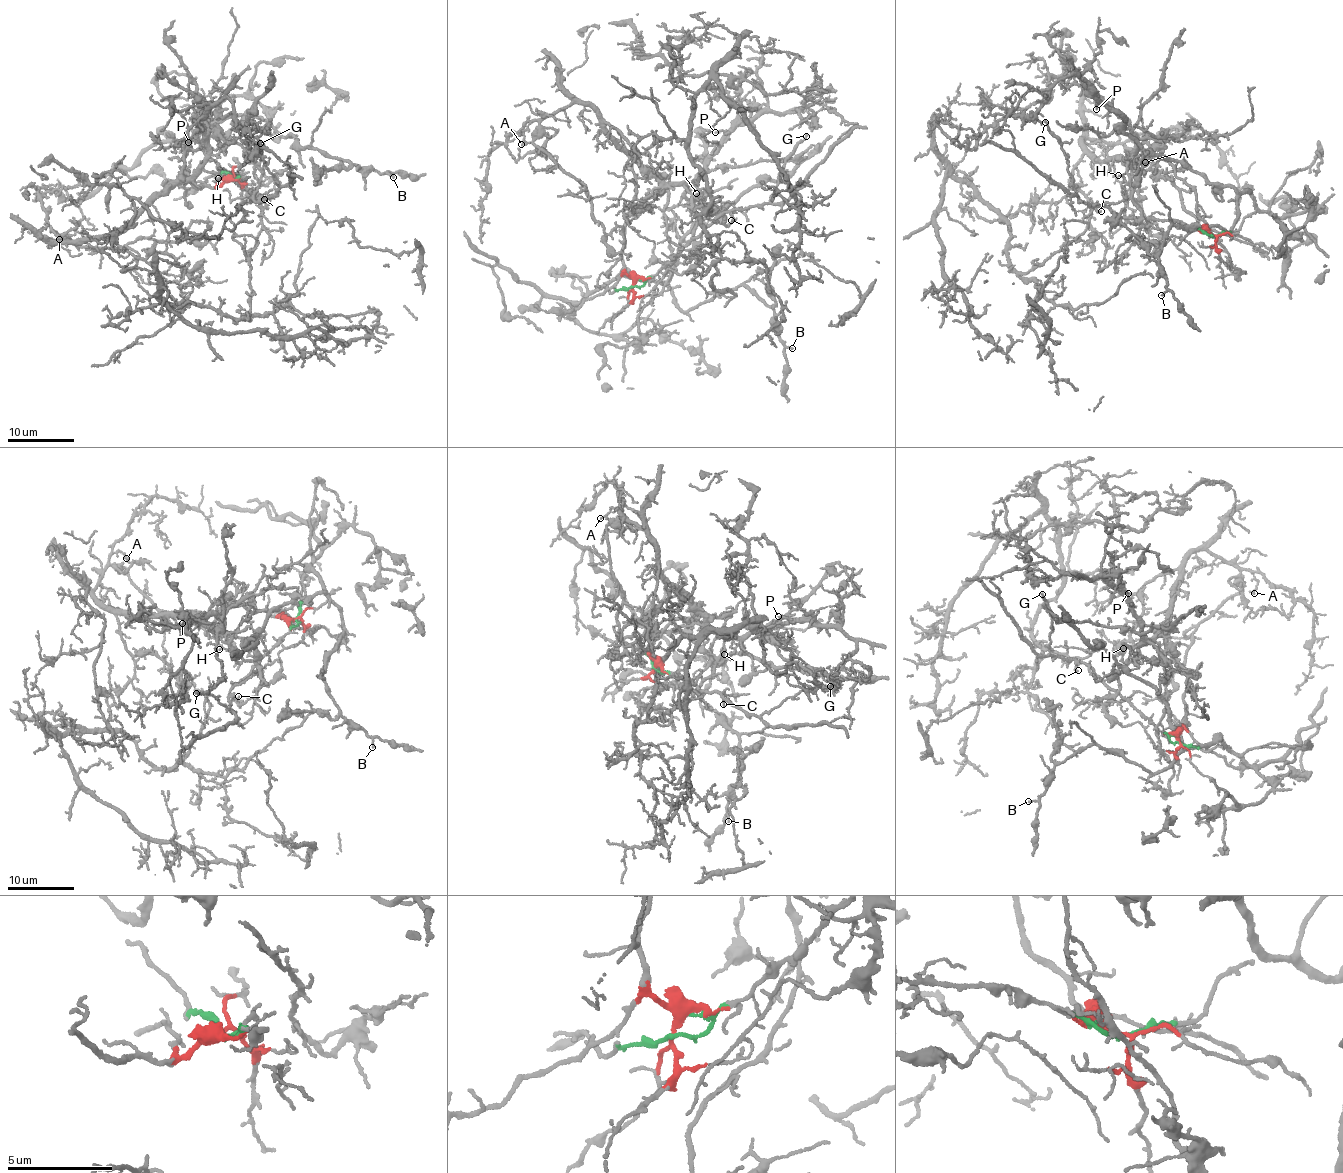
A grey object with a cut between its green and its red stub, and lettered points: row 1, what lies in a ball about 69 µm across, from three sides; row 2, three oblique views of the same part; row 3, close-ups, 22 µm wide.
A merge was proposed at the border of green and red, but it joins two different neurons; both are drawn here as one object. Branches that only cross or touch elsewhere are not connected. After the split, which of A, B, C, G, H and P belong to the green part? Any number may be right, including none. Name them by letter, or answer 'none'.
C, G

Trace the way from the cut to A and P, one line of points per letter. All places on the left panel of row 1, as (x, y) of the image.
A: (232, 180), (201, 188), (182, 172), (190, 180), (115, 234), (82, 242), (60, 240), (51, 229), (60, 239)
P: (232, 180), (201, 188), (182, 176), (184, 171), (192, 179), (207, 153), (207, 135), (195, 125), (188, 142)

